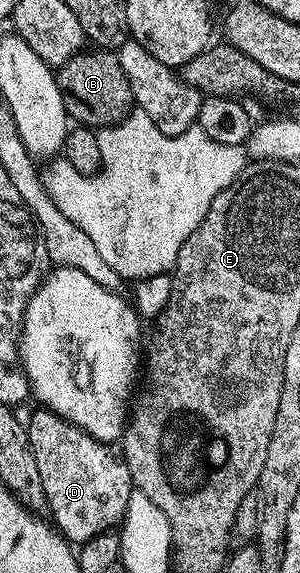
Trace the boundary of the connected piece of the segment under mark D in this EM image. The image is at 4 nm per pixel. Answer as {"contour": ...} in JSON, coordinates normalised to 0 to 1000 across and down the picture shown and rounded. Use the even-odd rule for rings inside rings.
{"contour":[[[127,710],[117,716],[100,735],[83,736],[87,757],[100,768],[107,794],[120,794],[120,817],[133,820],[153,888],[180,901],[173,909],[193,928],[237,948],[270,948],[403,918],[407,904],[420,901],[433,862],[450,859],[417,805],[383,785],[380,791],[367,785],[377,782],[357,771],[323,770],[227,731],[187,724],[150,710]]]}

